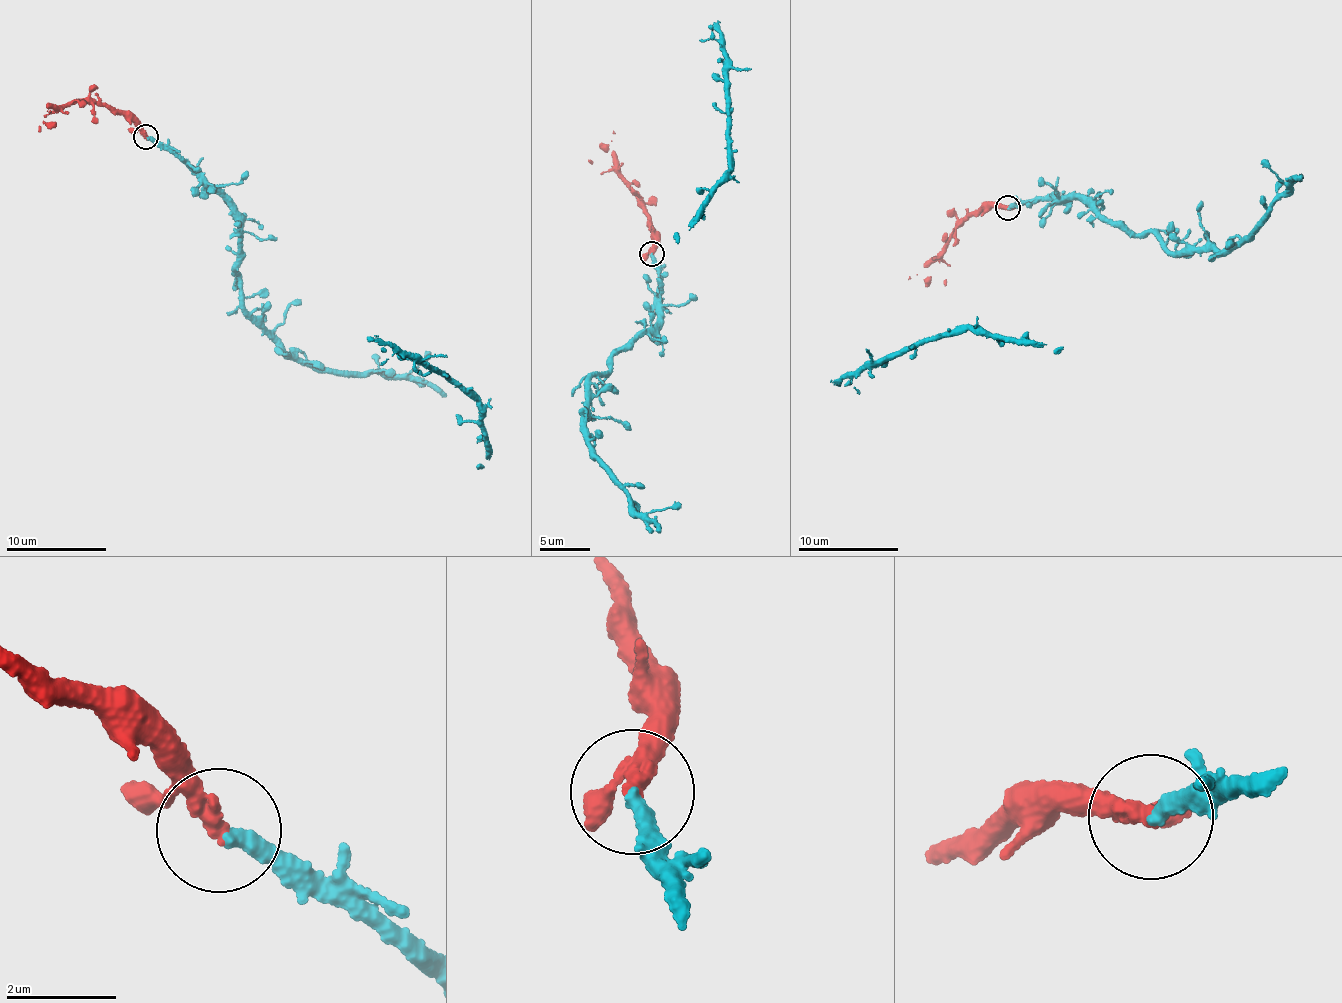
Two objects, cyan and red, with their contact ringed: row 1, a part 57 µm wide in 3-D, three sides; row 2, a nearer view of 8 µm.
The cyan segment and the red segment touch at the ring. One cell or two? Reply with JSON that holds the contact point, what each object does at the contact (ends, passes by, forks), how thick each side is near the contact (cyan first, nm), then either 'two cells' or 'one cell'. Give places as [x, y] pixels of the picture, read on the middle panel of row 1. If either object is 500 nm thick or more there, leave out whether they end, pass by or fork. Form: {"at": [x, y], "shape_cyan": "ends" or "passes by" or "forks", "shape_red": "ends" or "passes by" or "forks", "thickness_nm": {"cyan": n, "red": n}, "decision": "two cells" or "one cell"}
{"at": [651, 254], "shape_cyan": "ends", "shape_red": "ends", "thickness_nm": {"cyan": 260, "red": 320}, "decision": "one cell"}

